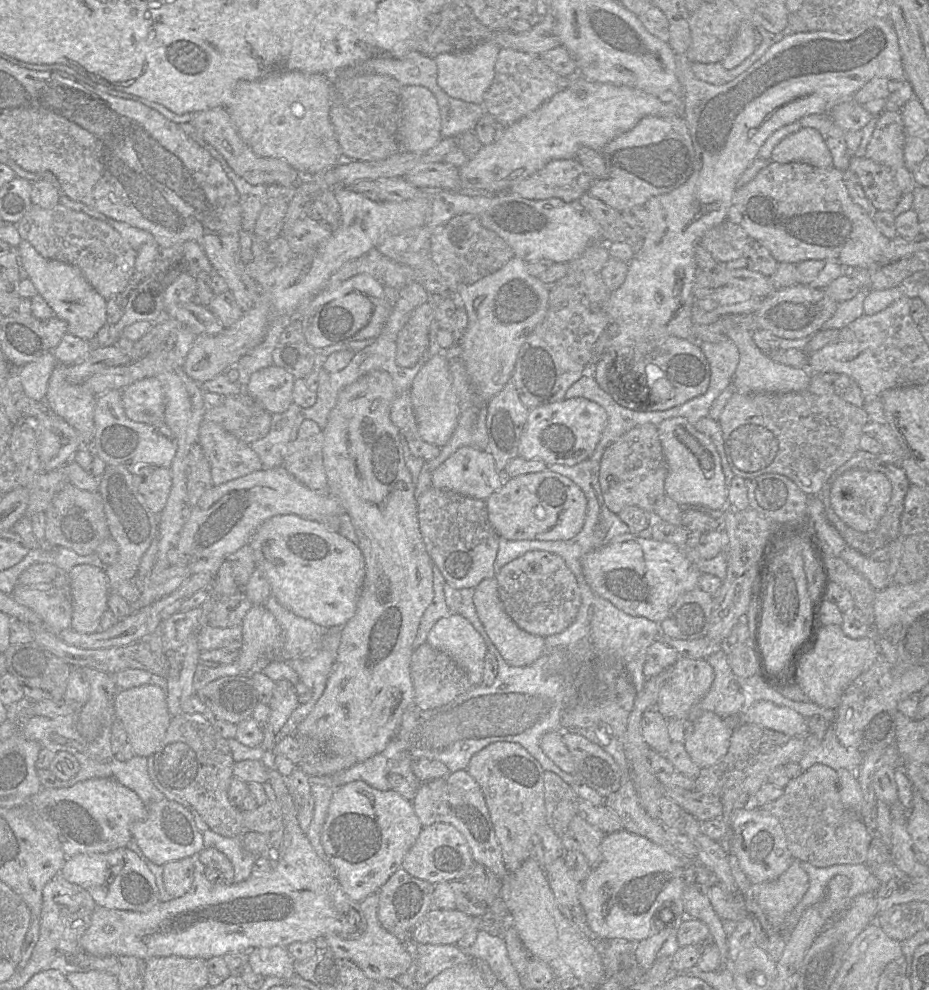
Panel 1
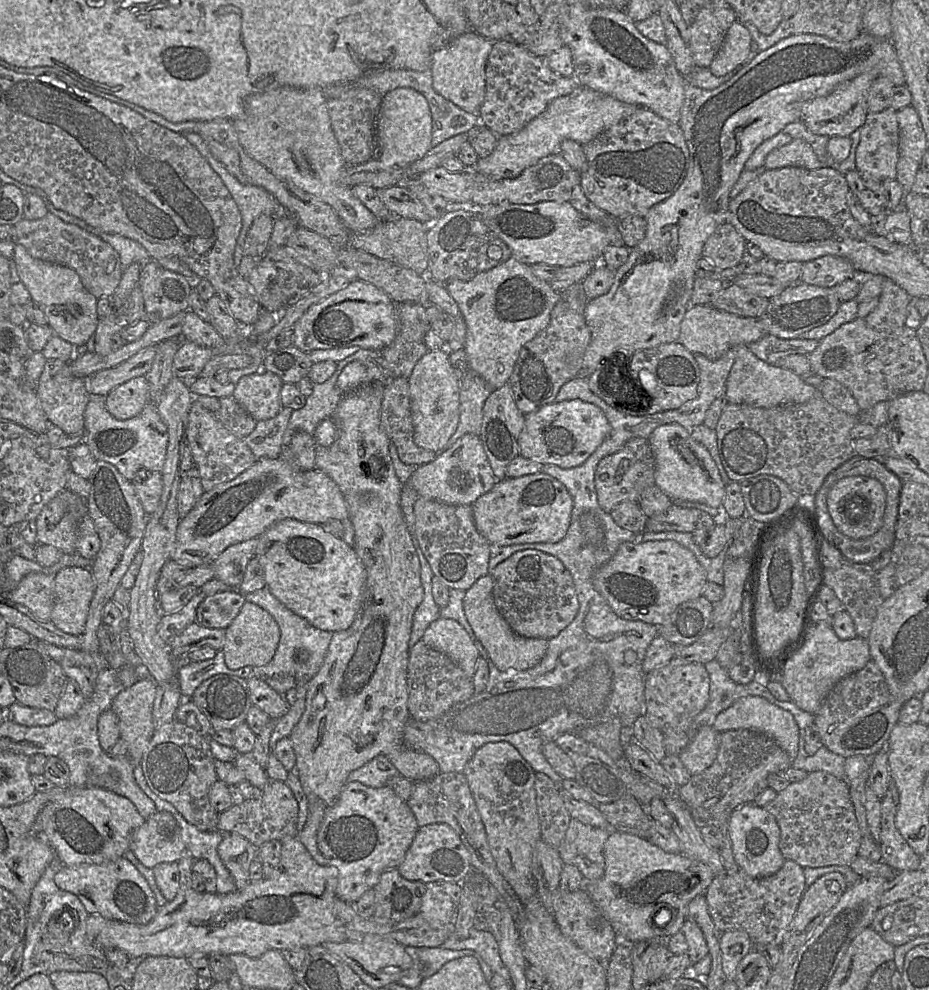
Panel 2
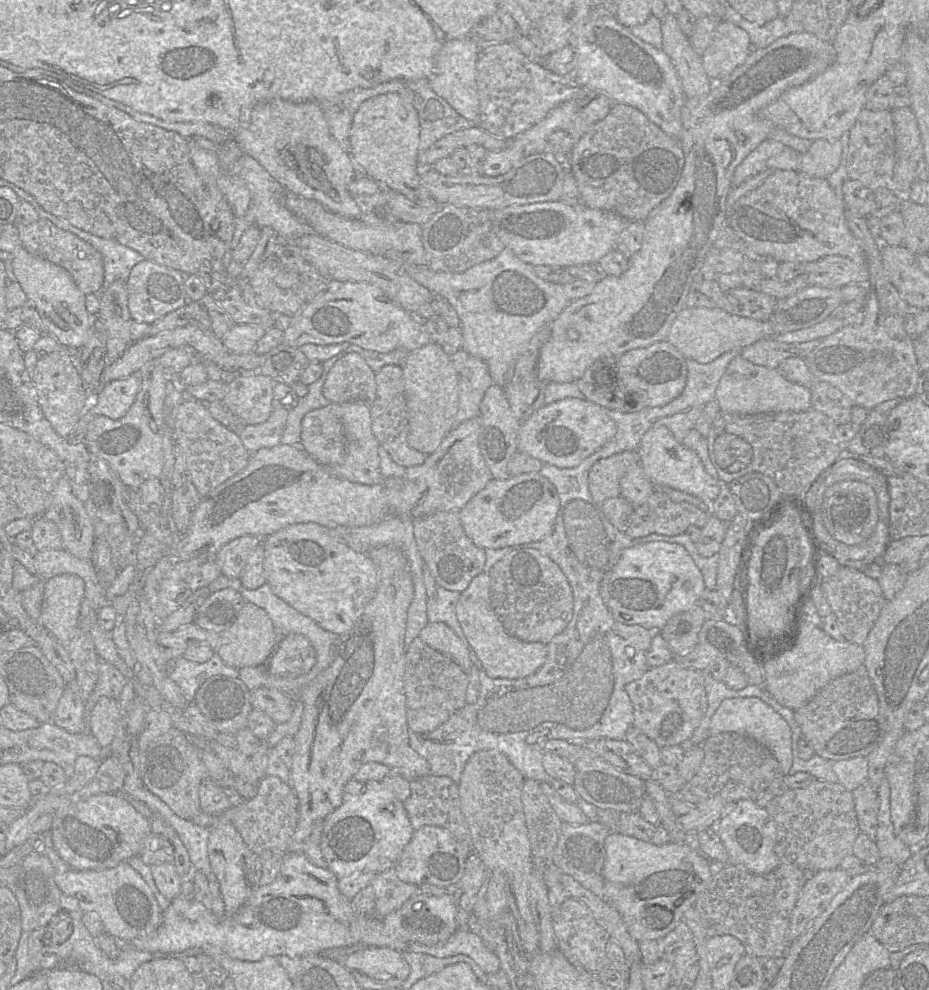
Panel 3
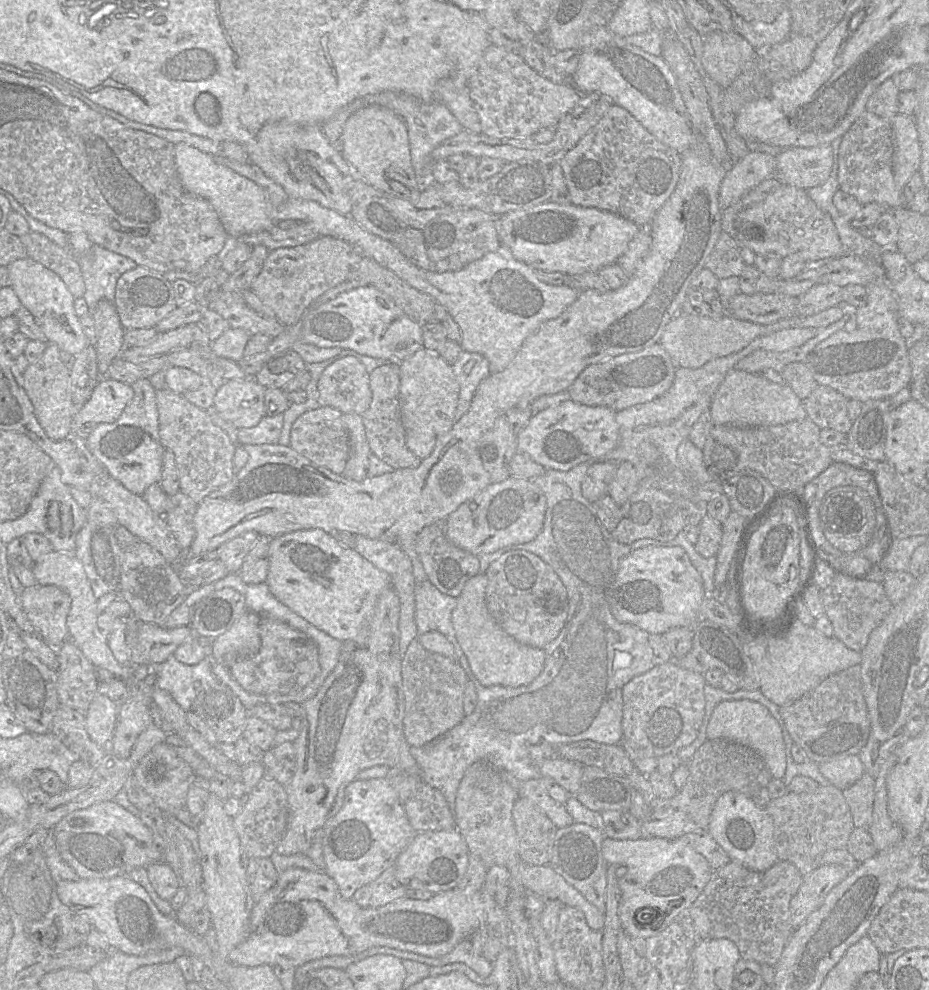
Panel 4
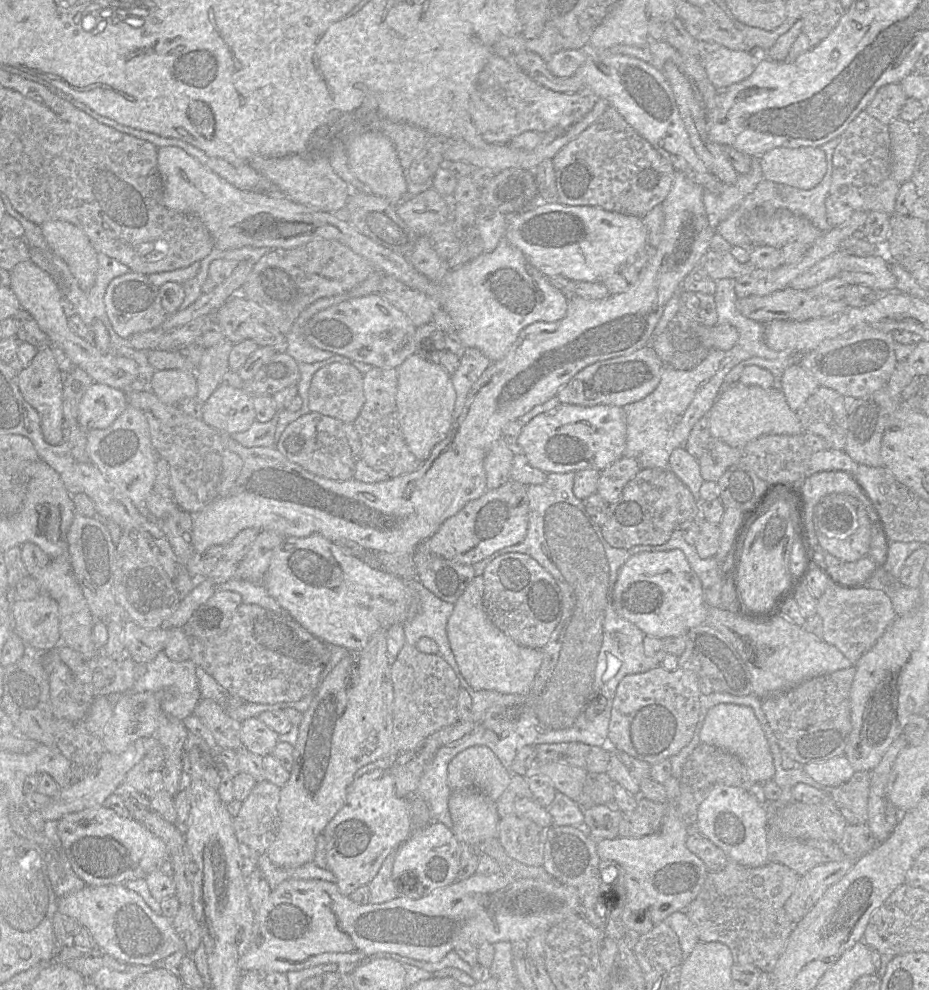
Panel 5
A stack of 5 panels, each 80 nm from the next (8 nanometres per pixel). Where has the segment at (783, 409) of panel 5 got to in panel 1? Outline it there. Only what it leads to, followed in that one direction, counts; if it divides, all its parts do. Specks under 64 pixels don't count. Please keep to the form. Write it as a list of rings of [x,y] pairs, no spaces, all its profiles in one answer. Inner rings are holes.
[[[733,328],[728,331],[730,338],[737,345],[739,350],[739,363],[736,368],[732,387],[735,393],[788,393],[799,392],[806,389],[813,377],[813,373],[807,368],[796,368],[778,363],[763,352],[753,340],[753,332],[742,328]]]

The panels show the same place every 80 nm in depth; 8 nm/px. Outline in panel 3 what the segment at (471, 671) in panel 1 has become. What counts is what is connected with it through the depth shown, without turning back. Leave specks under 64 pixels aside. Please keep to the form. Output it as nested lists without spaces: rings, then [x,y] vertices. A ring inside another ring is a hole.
[[[428,623],[420,632],[420,638],[432,649],[441,652],[456,662],[468,675],[474,665],[467,644],[446,624]]]

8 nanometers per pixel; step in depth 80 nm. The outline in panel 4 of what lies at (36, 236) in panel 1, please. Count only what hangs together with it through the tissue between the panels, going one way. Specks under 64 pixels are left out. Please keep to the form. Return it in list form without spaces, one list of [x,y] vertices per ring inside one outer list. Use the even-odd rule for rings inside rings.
[[[29,231],[20,237],[28,257],[55,272],[76,298],[85,292],[85,282],[78,259],[68,246],[59,246],[45,235]]]

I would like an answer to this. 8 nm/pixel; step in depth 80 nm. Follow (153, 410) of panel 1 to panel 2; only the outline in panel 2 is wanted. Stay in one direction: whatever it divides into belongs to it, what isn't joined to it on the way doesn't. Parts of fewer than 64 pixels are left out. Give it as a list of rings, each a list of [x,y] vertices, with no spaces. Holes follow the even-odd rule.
[[[145,376],[123,383],[106,395],[106,407],[118,420],[138,416],[150,399],[149,384]]]

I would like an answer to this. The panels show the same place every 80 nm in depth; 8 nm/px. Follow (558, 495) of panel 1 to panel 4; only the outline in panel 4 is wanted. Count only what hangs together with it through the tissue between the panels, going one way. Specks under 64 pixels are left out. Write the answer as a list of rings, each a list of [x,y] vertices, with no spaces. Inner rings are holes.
[[[509,477],[500,483],[490,483],[483,491],[463,503],[444,521],[445,534],[455,546],[481,557],[514,544],[525,544],[534,540],[543,528],[546,498],[533,480]]]

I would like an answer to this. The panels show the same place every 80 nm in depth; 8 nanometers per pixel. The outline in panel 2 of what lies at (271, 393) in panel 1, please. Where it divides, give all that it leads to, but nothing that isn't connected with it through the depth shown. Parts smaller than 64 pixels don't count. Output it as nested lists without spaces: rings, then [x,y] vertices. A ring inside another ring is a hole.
[[[261,369],[236,383],[232,397],[258,422],[275,417],[282,409],[282,379]]]

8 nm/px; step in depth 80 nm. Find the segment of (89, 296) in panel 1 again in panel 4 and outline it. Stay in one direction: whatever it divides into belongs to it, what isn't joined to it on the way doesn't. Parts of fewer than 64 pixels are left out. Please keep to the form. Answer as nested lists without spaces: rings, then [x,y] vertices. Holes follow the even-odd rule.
[[[30,257],[17,259],[9,266],[11,287],[16,292],[22,306],[27,308],[43,329],[49,343],[57,345],[72,356],[78,355],[91,344],[83,332],[79,316],[75,312],[75,297],[63,280],[52,270]]]

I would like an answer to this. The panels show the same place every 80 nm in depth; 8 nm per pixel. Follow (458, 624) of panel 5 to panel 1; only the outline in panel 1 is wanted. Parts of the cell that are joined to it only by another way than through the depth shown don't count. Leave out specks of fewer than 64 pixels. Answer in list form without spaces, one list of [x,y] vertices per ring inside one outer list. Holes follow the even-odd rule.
[[[486,578],[474,588],[473,603],[487,636],[508,665],[528,666],[541,657],[545,639],[522,630],[507,614],[500,600],[495,578]]]

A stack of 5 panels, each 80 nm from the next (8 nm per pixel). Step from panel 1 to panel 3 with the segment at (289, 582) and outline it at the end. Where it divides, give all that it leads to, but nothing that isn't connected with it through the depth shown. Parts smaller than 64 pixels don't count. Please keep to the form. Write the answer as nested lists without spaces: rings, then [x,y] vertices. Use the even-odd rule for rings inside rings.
[[[316,523],[289,525],[263,538],[264,571],[271,591],[295,610],[338,636],[349,633],[375,594],[378,571],[368,555],[355,552]]]

